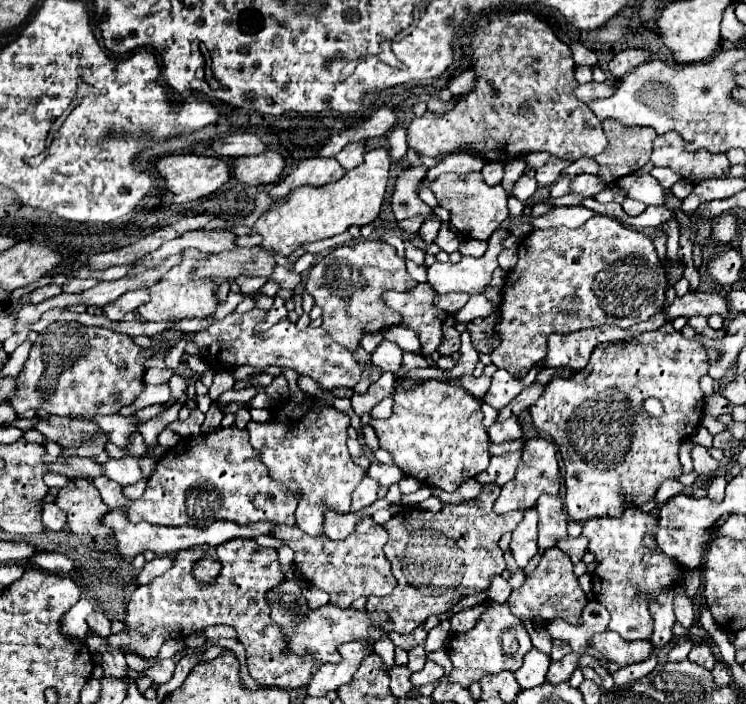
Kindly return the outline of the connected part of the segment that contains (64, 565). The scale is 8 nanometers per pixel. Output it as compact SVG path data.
M39 552L37 556L31 558L31 564L41 570L53 572L53 574L67 574L67 572L73 574L75 572L73 560L65 554L59 554L59 552Z

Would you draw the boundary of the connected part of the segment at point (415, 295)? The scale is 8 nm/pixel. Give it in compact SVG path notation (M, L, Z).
M429 282L417 284L413 290L409 292L385 292L383 300L387 308L393 308L395 312L401 314L401 324L399 326L407 326L413 332L419 334L421 340L421 356L431 356L443 336L441 336L441 324L443 318L447 316L445 310L435 306L435 298L437 298L437 290L433 290L433 286Z

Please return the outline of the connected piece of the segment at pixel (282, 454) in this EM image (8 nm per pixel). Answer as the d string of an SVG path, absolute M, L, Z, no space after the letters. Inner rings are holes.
M309 396L301 404L293 400L281 402L279 408L271 410L271 420L265 424L247 424L251 444L259 452L261 462L271 470L271 476L303 492L303 498L295 510L295 520L296 525L309 536L323 534L325 510L335 510L341 514L349 512L353 488L357 488L357 484L367 476L367 470L355 464L347 450L349 424L349 414Z

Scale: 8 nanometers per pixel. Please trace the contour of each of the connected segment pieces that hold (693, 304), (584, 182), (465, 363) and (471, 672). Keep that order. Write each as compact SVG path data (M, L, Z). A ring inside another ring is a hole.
M687 292L685 296L675 298L675 302L665 306L663 312L669 316L669 320L675 320L679 316L689 318L693 314L701 314L701 316L721 314L723 318L729 316L725 298L719 294L707 294L707 292Z
M581 174L571 180L571 190L583 196L595 196L605 188L615 188L615 184L605 184L597 174Z
M465 330L465 332L461 332L461 356L459 356L459 362L455 364L455 368L451 370L451 372L445 372L447 376L451 376L451 378L461 378L463 374L471 374L473 372L473 368L475 368L475 364L479 362L479 352L475 350L475 346L473 346L473 342L471 342L471 334L469 334L469 330Z
M493 604L491 608L487 608L479 616L473 630L461 632L461 634L451 634L447 646L449 646L447 648L449 658L453 662L453 672L449 676L449 682L457 682L465 688L471 682L477 682L479 678L483 678L487 674L497 674L503 670L515 672L521 666L523 656L533 648L527 630L523 628L521 620L511 614L507 604ZM499 622L505 622L505 624L499 624Z

